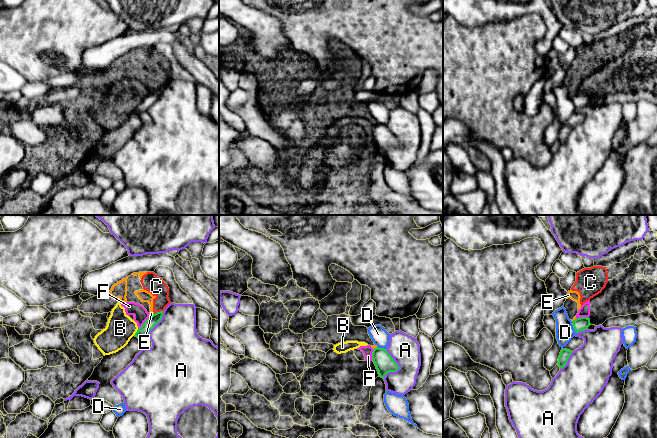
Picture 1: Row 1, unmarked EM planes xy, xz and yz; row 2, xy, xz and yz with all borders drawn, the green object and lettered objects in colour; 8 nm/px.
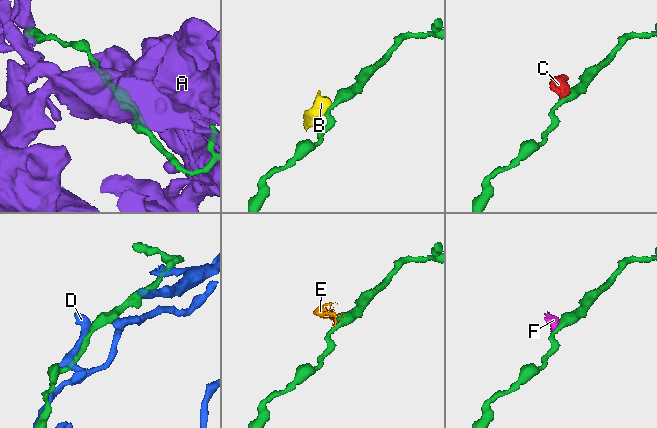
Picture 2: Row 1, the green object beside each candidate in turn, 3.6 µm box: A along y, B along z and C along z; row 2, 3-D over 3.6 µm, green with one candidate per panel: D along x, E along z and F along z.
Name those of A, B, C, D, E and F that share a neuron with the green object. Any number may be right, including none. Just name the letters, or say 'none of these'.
none of these

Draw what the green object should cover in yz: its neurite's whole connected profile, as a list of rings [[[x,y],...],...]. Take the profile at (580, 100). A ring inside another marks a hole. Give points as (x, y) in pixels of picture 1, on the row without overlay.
[[[580,93],[572,97],[576,109],[586,106],[591,100],[589,93]]]

